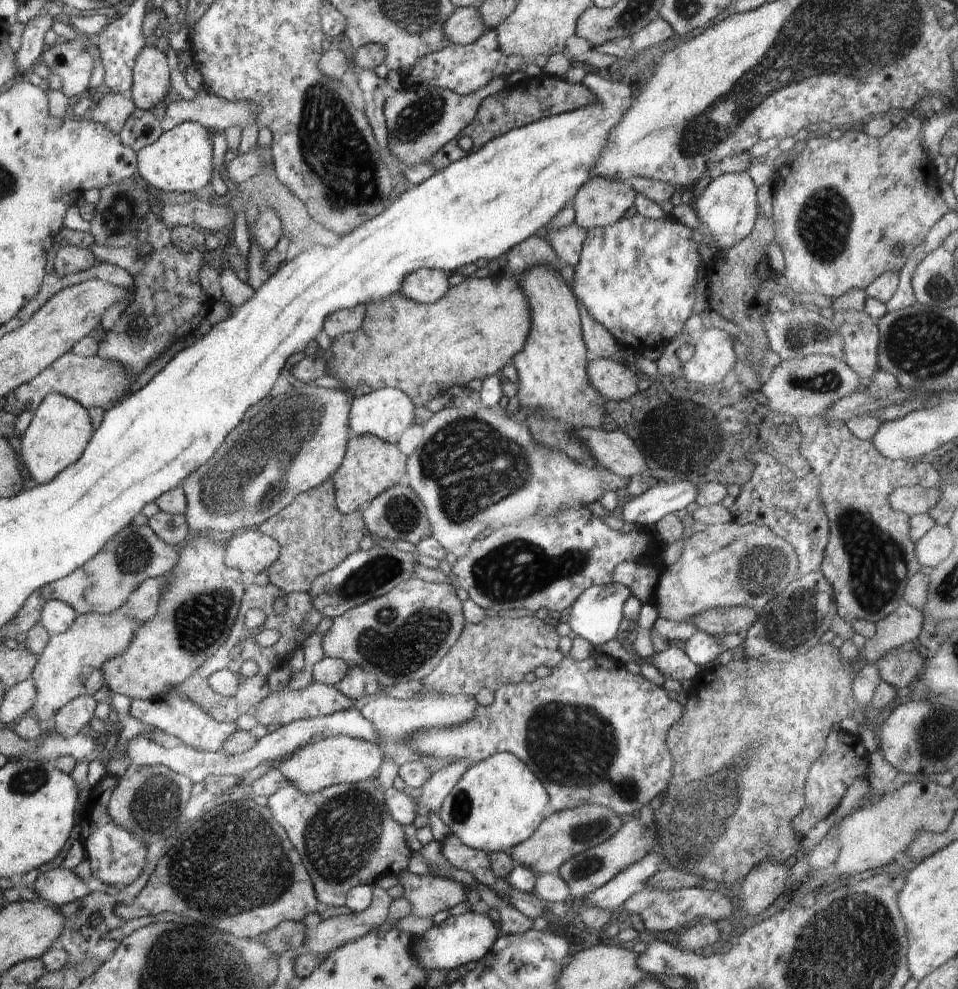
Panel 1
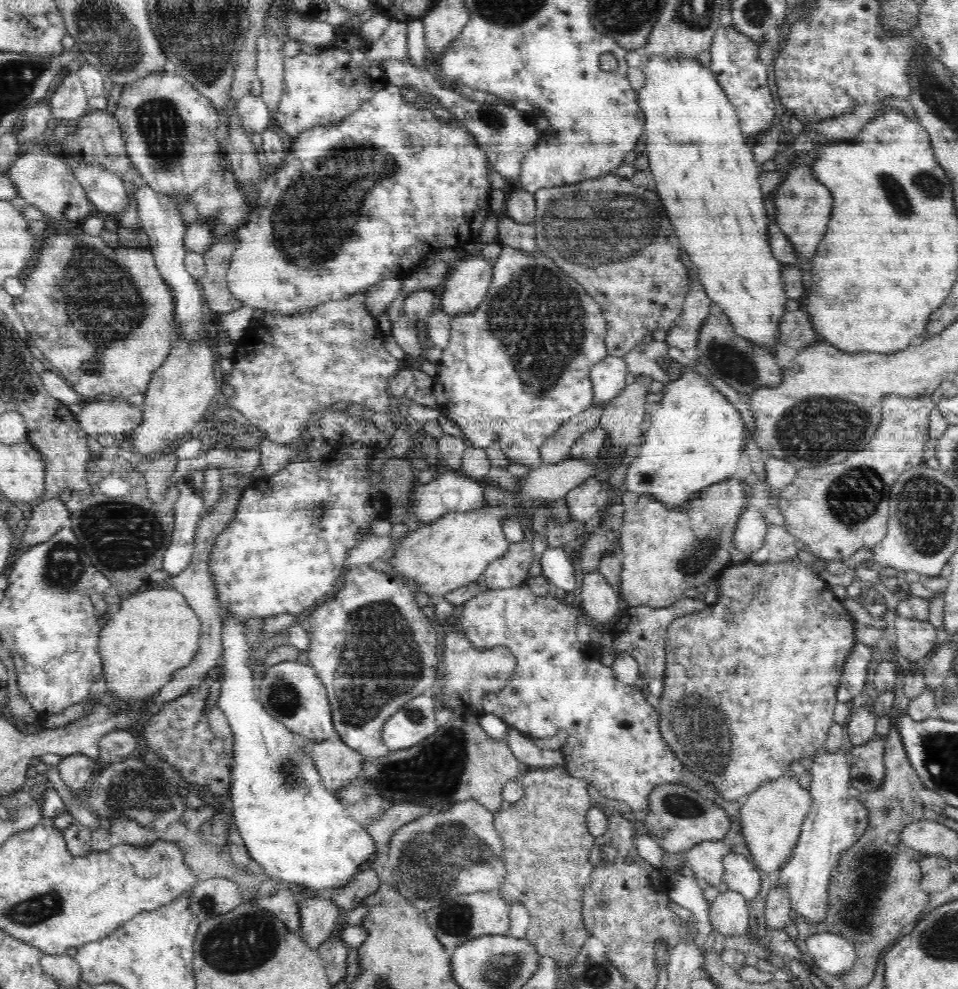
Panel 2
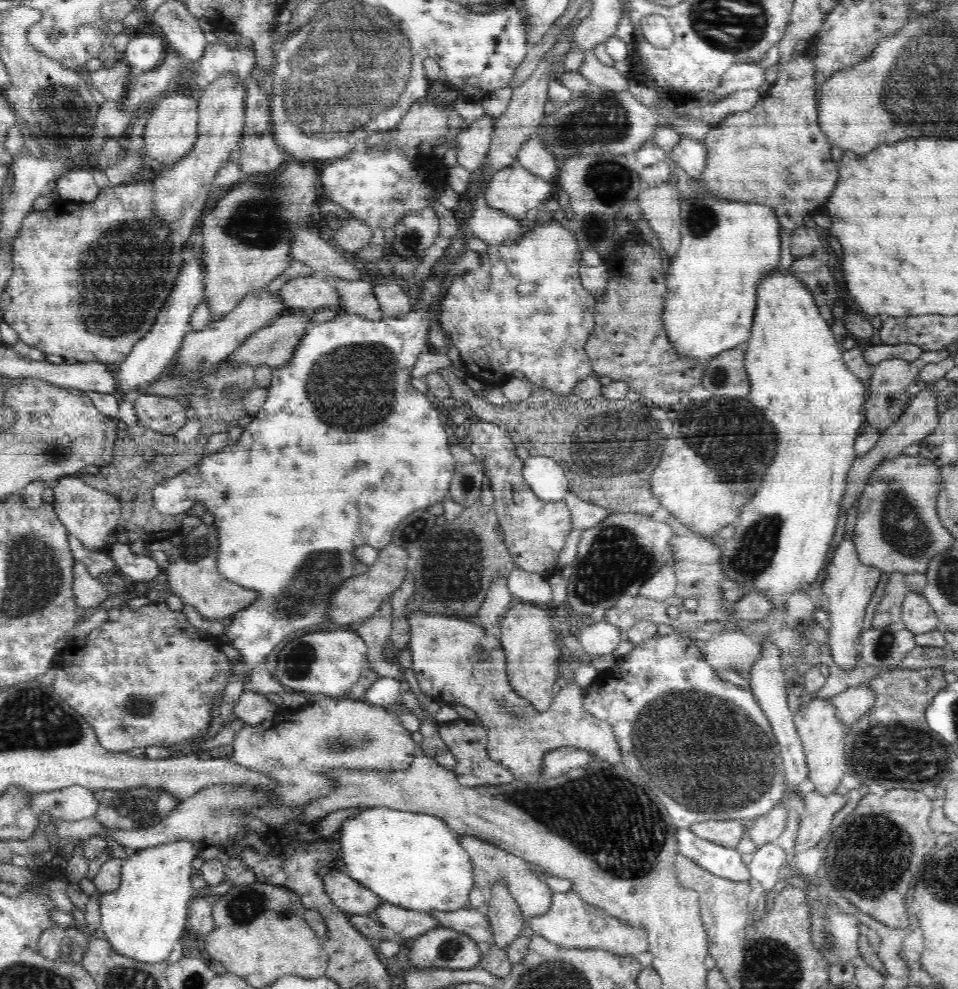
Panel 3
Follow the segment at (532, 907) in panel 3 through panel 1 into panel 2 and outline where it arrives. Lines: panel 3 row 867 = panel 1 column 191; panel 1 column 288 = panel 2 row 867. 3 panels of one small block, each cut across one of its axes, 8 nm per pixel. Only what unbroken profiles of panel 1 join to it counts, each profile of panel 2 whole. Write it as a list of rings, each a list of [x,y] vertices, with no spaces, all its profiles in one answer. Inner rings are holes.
[[[464,800],[445,812],[428,813],[404,824],[388,843],[388,863],[396,880],[397,890],[418,910],[427,911],[452,900],[461,894],[494,891],[500,888],[506,876],[505,864],[501,861],[502,841],[494,830],[494,817],[475,800]]]

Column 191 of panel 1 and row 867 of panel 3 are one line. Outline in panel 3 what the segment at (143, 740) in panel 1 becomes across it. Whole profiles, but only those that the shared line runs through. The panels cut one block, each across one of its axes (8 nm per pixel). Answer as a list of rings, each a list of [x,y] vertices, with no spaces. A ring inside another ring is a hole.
[[[770,842],[761,849],[754,850],[754,856],[747,865],[751,877],[756,878],[764,888],[765,893],[774,888],[779,880],[779,868],[786,862],[786,852],[777,843]]]

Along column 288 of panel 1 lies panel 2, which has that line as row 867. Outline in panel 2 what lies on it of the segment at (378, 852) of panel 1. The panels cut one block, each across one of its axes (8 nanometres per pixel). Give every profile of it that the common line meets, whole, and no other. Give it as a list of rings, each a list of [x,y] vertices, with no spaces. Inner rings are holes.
[[[844,740],[839,751],[828,753],[821,750],[814,756],[810,768],[812,781],[809,787],[812,806],[802,823],[792,856],[773,878],[776,885],[788,891],[791,909],[810,924],[826,920],[830,878],[840,864],[842,852],[858,842],[869,823],[868,809],[848,795],[851,778],[847,745]]]

